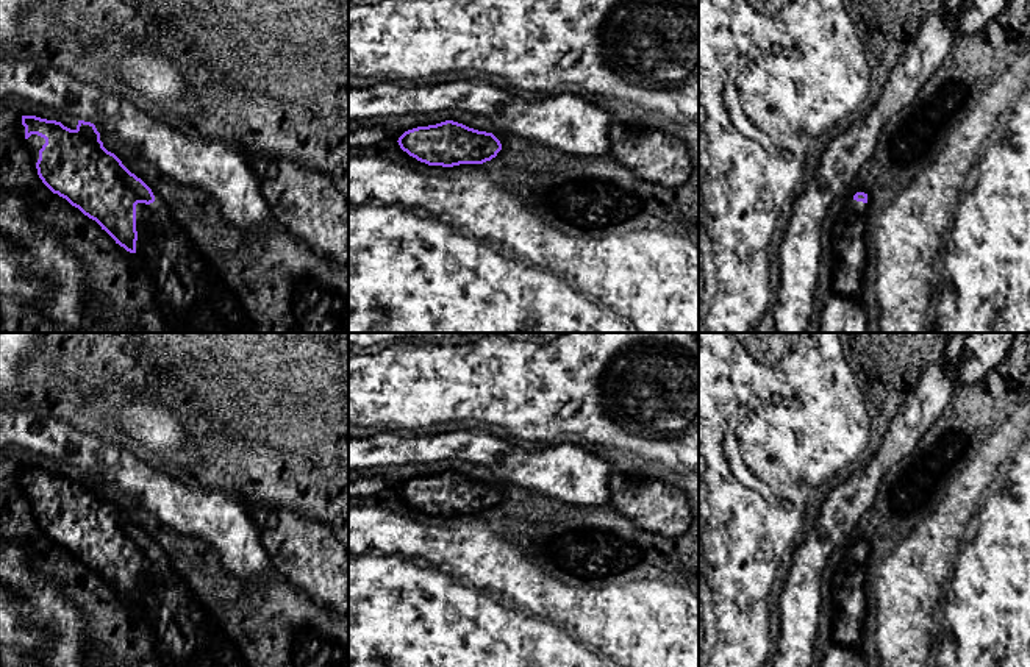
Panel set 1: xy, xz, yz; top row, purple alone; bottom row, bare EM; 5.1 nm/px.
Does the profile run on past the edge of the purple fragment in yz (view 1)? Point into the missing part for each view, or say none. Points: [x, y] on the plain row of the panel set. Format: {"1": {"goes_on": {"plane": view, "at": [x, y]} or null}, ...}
{"1": {"goes_on": null}}

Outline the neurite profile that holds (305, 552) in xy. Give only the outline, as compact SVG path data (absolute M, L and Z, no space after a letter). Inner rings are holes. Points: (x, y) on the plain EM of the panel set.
M275 508L258 515L259 540L272 564L299 592L308 595L317 608L333 609L349 619L349 551L339 542L333 530L314 519L305 517L288 508Z

